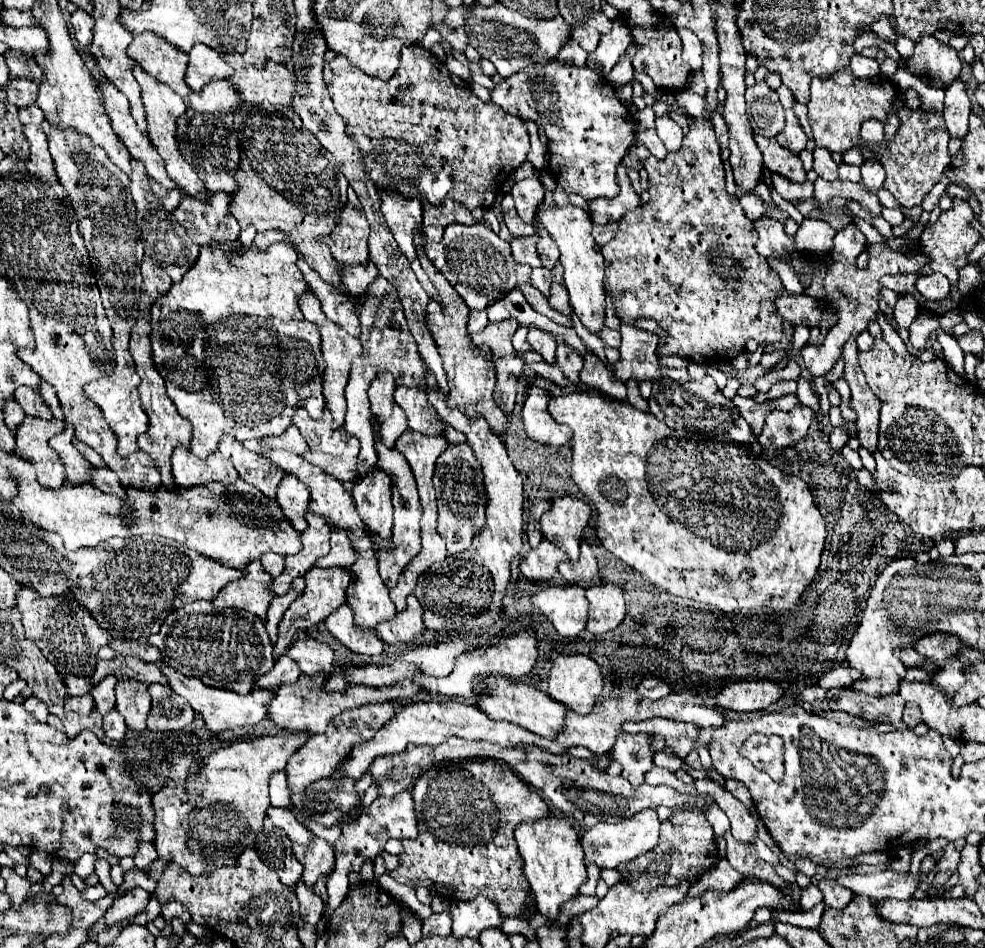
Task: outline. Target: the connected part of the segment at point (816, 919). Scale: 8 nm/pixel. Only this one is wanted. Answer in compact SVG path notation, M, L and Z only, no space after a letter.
M820 901L820 903L814 905L810 911L802 911L802 927L812 927L812 929L816 929L818 923L820 923L820 917L822 917L822 913L824 913L824 909L826 909L826 903Z

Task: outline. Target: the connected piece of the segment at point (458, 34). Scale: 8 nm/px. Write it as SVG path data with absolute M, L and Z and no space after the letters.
M438 21L438 23L434 25L434 29L436 29L456 51L460 51L460 53L466 51L466 47L468 47L468 35L466 35L464 29L454 29L454 31L452 31L452 29L444 27L442 21Z

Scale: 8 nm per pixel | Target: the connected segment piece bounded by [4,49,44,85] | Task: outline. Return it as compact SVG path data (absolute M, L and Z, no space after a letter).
M10 49L6 55L6 63L10 67L10 77L22 77L22 79L30 79L36 85L40 85L44 81L44 73L42 69L28 57L24 57L24 53Z

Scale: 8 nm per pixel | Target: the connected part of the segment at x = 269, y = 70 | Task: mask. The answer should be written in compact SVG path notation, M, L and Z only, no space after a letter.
M240 53L224 55L224 59L234 67L234 75L228 79L242 95L242 103L264 103L264 97L272 93L274 99L268 103L272 107L292 107L292 97L296 93L296 77L284 65L268 61L264 69L244 63Z

